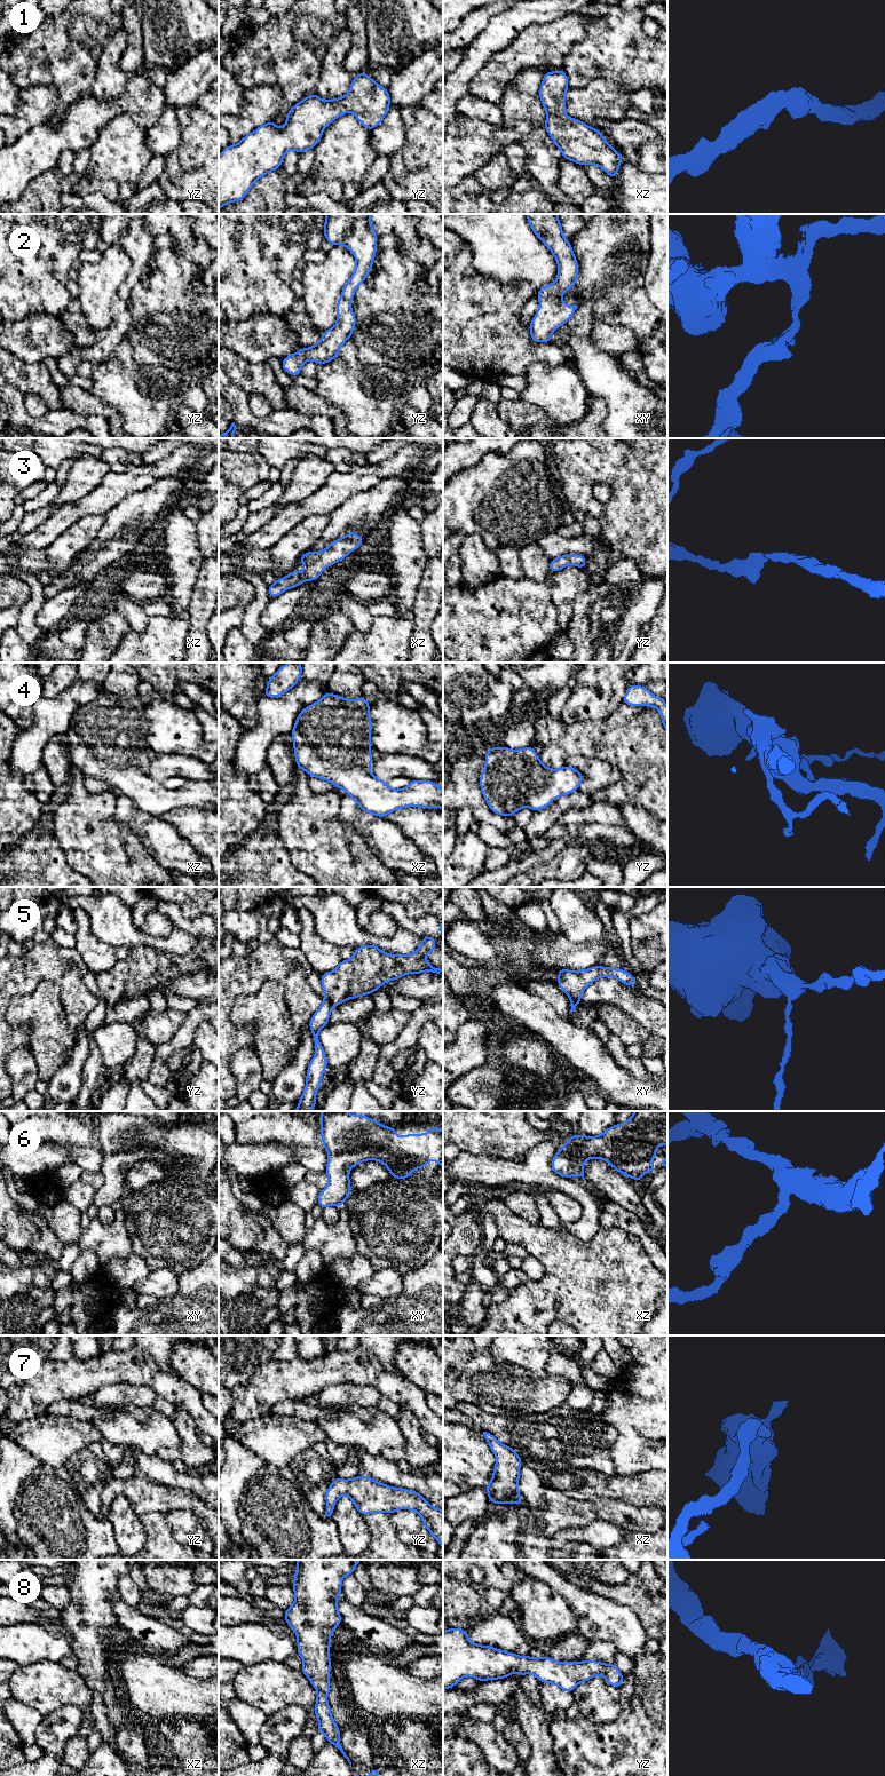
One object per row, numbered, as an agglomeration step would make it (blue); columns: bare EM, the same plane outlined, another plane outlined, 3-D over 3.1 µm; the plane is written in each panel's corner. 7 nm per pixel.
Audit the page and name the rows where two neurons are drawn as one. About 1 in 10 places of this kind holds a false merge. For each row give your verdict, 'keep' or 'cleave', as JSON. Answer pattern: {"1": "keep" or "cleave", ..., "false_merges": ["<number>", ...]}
{"1": "keep", "2": "keep", "3": "keep", "4": "keep", "5": "cleave", "6": "keep", "7": "keep", "8": "keep", "false_merges": ["5"]}

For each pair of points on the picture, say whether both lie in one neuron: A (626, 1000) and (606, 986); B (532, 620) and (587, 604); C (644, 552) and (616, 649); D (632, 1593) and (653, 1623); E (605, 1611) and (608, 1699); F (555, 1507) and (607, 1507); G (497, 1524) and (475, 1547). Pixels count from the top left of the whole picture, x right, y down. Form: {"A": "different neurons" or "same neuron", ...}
{"A": "same neuron", "B": "different neurons", "C": "different neurons", "D": "same neuron", "E": "different neurons", "F": "same neuron", "G": "same neuron"}

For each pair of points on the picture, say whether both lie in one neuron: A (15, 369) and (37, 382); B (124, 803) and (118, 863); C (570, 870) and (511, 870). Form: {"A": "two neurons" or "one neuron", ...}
{"A": "one neuron", "B": "two neurons", "C": "two neurons"}

